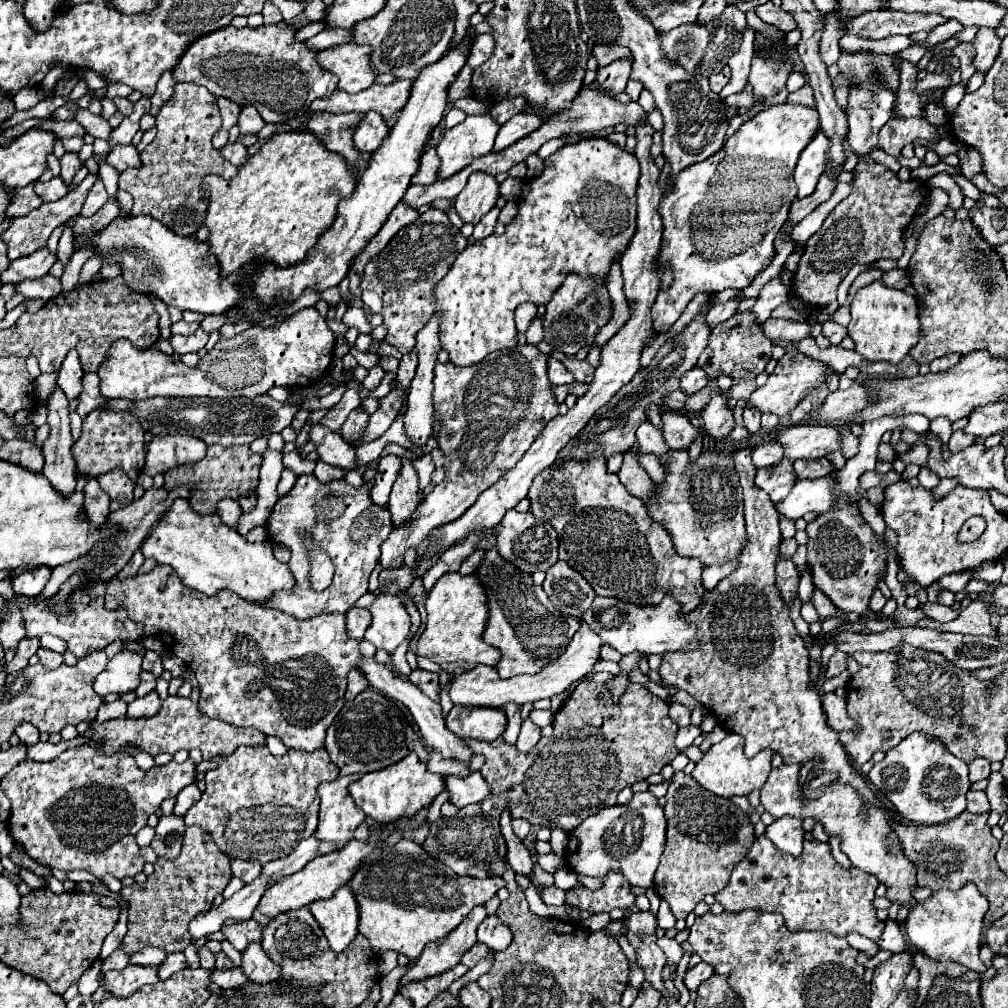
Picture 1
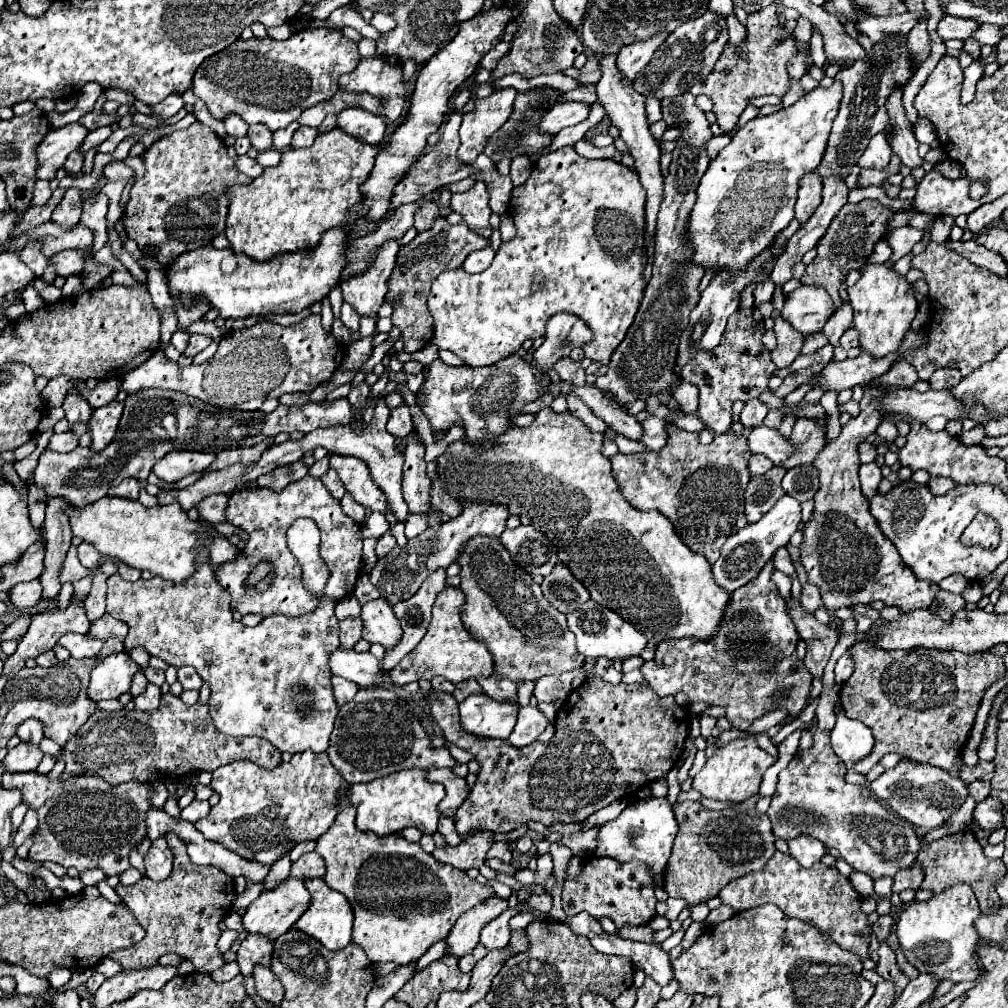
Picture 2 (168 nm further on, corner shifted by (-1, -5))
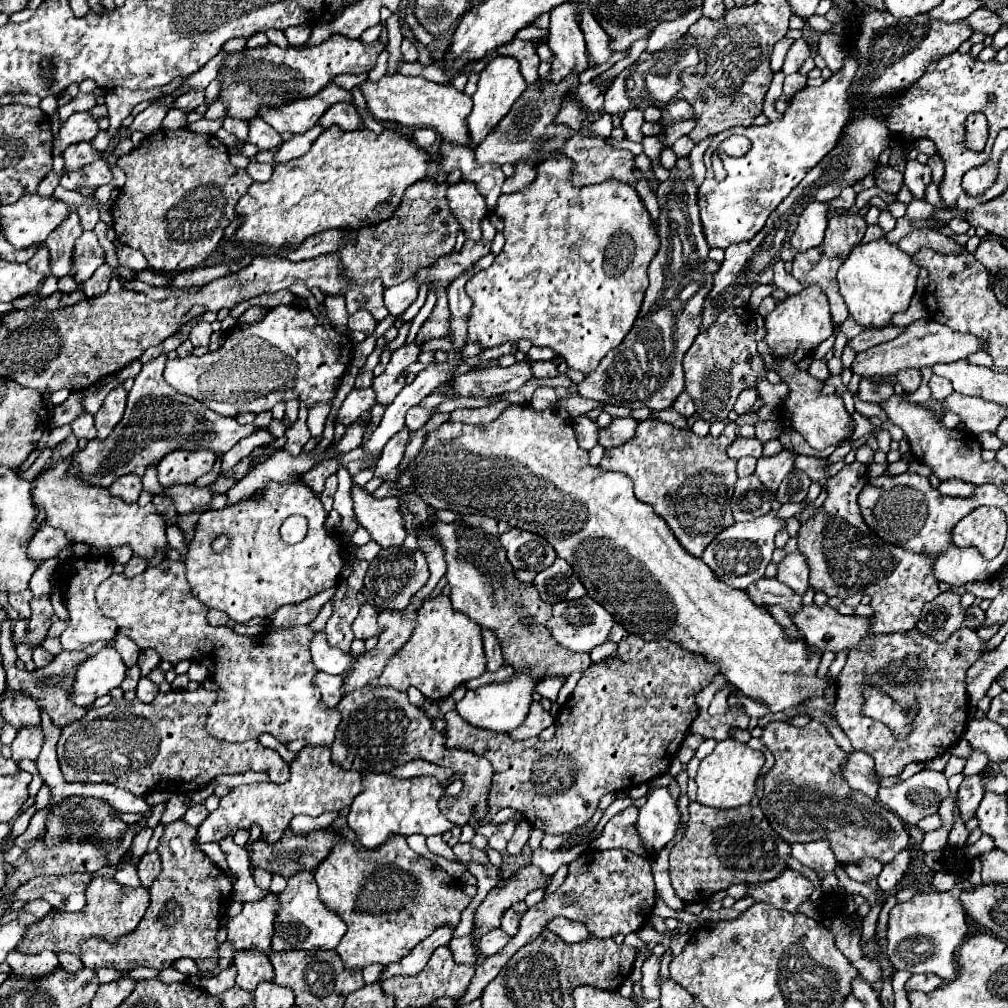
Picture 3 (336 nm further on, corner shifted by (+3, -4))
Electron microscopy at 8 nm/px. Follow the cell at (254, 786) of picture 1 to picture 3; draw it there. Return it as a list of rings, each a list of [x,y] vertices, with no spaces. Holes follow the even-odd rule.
[[[306,746],[298,752],[296,760],[290,764],[292,776],[286,784],[276,786],[268,782],[248,784],[232,788],[228,796],[220,800],[220,808],[208,814],[208,818],[200,824],[194,840],[204,842],[220,842],[228,834],[236,834],[238,828],[250,828],[252,824],[260,824],[262,838],[270,844],[278,842],[284,830],[290,826],[290,820],[296,814],[320,816],[330,810],[342,810],[352,804],[356,794],[362,790],[362,774],[356,770],[340,770],[336,762],[330,758],[330,748],[326,746]]]

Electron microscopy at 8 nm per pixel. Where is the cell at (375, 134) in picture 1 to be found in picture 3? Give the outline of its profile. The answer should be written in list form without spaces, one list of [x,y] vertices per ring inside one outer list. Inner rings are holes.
[[[338,102],[336,106],[330,106],[326,110],[326,114],[322,114],[320,122],[322,128],[330,128],[330,126],[340,126],[342,130],[356,130],[362,128],[362,120],[354,108],[352,102]]]

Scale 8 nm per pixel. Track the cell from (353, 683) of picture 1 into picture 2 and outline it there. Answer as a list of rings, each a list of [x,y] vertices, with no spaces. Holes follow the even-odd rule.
[[[332,677],[332,687],[334,687],[334,697],[336,697],[336,703],[338,705],[348,703],[358,693],[356,683],[346,681],[346,679],[340,679],[340,677]]]

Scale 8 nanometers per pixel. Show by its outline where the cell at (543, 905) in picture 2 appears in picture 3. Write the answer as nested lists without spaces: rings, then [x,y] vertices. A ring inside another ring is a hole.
[[[518,902],[518,904],[514,904],[514,906],[504,914],[504,918],[502,918],[502,928],[504,928],[506,934],[510,934],[510,936],[516,936],[516,934],[518,934],[520,916],[522,916],[526,910],[528,910],[528,906],[526,906],[524,902]]]

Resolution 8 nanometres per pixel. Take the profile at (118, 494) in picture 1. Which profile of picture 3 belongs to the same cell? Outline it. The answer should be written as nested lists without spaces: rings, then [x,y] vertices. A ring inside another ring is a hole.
[[[136,474],[120,476],[116,482],[112,482],[110,492],[114,496],[120,496],[124,502],[136,502],[142,492],[142,478]]]

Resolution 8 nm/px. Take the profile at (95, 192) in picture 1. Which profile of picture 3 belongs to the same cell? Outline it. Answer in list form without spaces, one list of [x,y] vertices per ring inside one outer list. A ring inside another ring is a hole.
[[[80,206],[78,210],[78,216],[80,216],[80,220],[82,220],[82,228],[84,230],[94,230],[94,226],[98,224],[98,220],[100,220],[100,212],[98,212],[98,208],[94,208],[94,206]]]

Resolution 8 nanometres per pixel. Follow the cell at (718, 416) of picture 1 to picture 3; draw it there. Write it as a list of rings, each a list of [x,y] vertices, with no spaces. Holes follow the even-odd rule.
[[[732,308],[732,310],[724,310],[718,314],[718,318],[714,320],[714,324],[700,332],[698,338],[694,340],[694,344],[690,346],[690,350],[684,356],[684,374],[686,374],[686,392],[692,396],[696,408],[698,408],[698,416],[706,422],[716,422],[716,420],[726,420],[726,416],[730,414],[730,410],[734,408],[734,402],[738,398],[738,394],[744,388],[752,388],[756,386],[756,378],[766,376],[766,366],[756,350],[756,322],[754,322],[754,312],[750,308]]]

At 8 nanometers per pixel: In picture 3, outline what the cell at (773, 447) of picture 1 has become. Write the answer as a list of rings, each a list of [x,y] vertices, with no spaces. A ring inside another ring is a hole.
[[[752,456],[740,458],[740,460],[736,462],[736,472],[738,472],[740,478],[742,478],[742,476],[750,476],[750,474],[754,472],[754,468],[756,468],[756,458],[752,458]]]

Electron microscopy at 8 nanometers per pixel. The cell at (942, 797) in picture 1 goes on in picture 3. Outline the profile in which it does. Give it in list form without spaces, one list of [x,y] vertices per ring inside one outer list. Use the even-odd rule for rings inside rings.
[[[922,770],[892,788],[878,790],[878,800],[906,824],[916,824],[922,818],[936,814],[946,796],[948,780],[942,772],[934,770]]]

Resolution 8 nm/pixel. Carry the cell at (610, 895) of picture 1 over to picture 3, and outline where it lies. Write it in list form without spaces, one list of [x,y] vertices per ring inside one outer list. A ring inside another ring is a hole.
[[[586,850],[570,864],[568,878],[552,894],[542,898],[540,904],[524,912],[518,934],[510,938],[510,942],[500,952],[488,956],[484,964],[476,966],[476,976],[472,978],[468,992],[456,1002],[456,1006],[480,998],[486,984],[498,976],[498,970],[502,970],[508,958],[514,952],[518,952],[522,946],[532,942],[552,918],[564,916],[568,920],[582,922],[596,938],[614,938],[616,934],[626,936],[630,932],[636,932],[642,924],[650,920],[654,896],[656,896],[656,888],[648,860],[640,858],[630,850]]]

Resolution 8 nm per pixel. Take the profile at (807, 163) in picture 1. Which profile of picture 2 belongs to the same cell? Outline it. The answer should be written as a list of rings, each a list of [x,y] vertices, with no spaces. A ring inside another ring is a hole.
[[[808,171],[800,179],[800,191],[796,199],[796,219],[800,223],[806,223],[816,211],[816,207],[820,205],[820,199],[822,199],[820,175],[816,175],[816,171]]]

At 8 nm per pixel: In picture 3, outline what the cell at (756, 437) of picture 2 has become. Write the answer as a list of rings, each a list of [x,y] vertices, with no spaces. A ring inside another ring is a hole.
[[[736,438],[726,454],[732,458],[732,460],[740,460],[742,456],[754,456],[754,458],[760,458],[762,456],[762,442],[758,442],[756,438]]]

